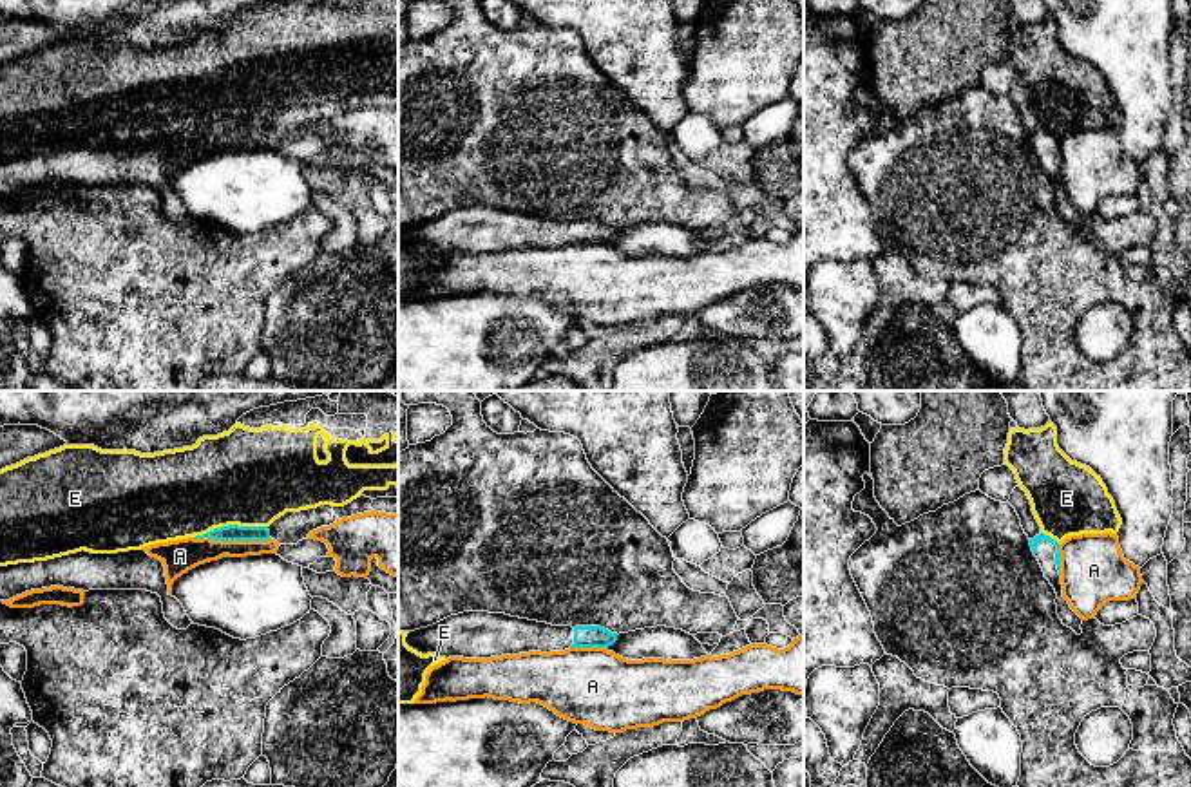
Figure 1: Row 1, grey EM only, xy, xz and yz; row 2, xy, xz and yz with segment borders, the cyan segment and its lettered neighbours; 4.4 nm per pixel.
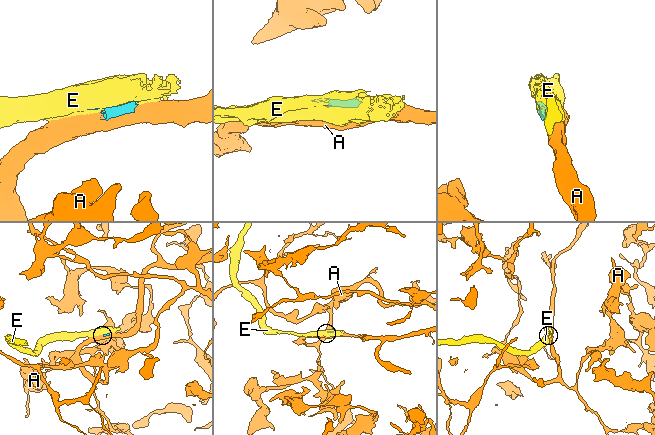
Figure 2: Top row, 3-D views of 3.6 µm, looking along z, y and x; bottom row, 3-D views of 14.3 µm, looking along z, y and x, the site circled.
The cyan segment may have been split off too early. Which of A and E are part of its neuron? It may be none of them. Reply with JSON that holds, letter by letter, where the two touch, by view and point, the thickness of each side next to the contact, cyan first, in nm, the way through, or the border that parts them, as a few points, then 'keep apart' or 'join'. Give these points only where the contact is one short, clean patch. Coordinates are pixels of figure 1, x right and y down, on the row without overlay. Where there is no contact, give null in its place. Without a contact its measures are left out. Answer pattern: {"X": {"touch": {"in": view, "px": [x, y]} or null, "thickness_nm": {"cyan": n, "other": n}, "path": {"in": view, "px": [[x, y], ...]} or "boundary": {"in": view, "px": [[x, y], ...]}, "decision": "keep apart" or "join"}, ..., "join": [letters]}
{"A": {"touch": {"in": "xy", "px": [232, 134]}, "thickness_nm": {"cyan": 80, "other": 150}, "decision": "keep apart"}, "E": {"touch": {"in": "xy", "px": [230, 120]}, "thickness_nm": {"cyan": 80, "other": 440}, "decision": "keep apart"}, "join": []}

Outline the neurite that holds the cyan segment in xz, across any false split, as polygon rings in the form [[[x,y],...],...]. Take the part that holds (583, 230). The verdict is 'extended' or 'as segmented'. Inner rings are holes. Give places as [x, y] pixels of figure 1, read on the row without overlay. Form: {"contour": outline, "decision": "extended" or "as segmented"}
{"contour": [[[463,206],[433,221],[409,226],[405,239],[422,250],[491,253],[529,246],[608,242],[617,235],[601,221],[552,221],[505,208]]], "decision": "extended"}

